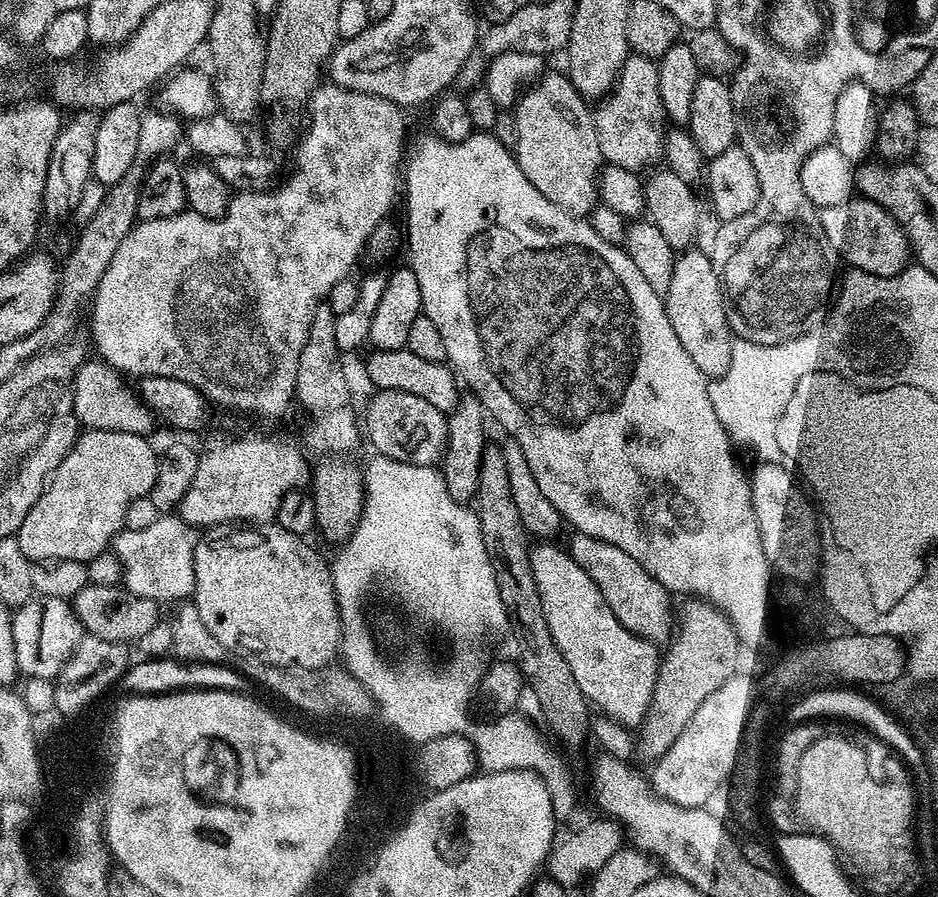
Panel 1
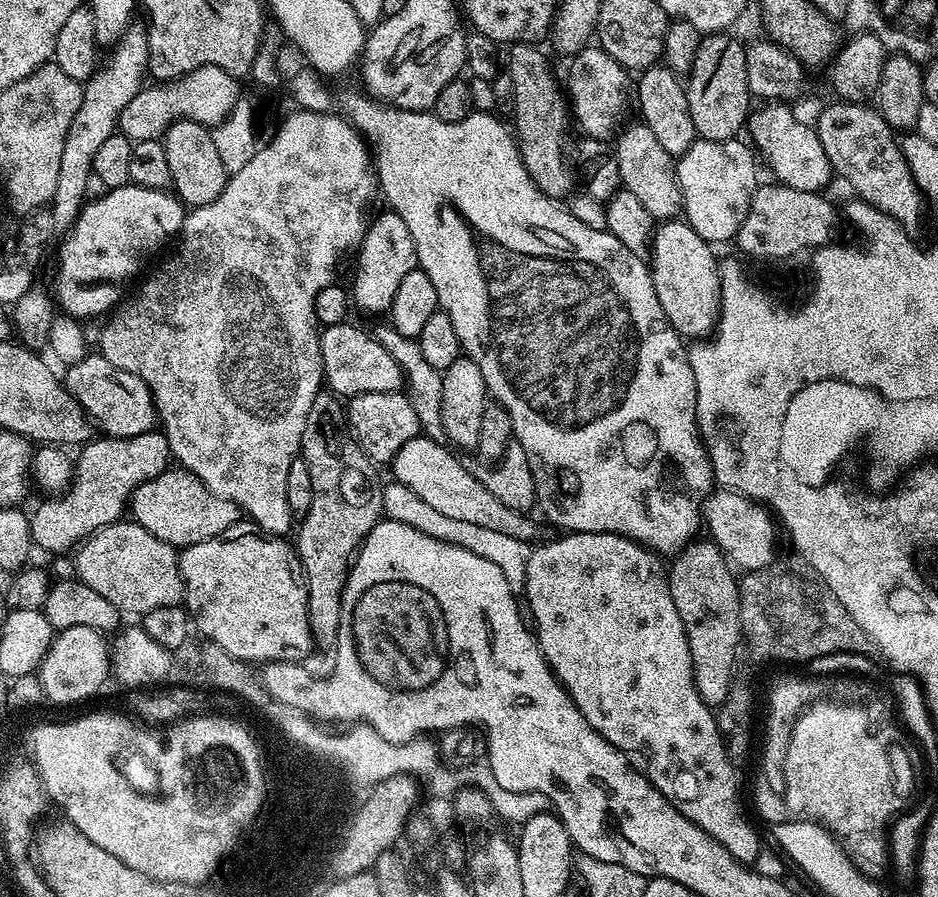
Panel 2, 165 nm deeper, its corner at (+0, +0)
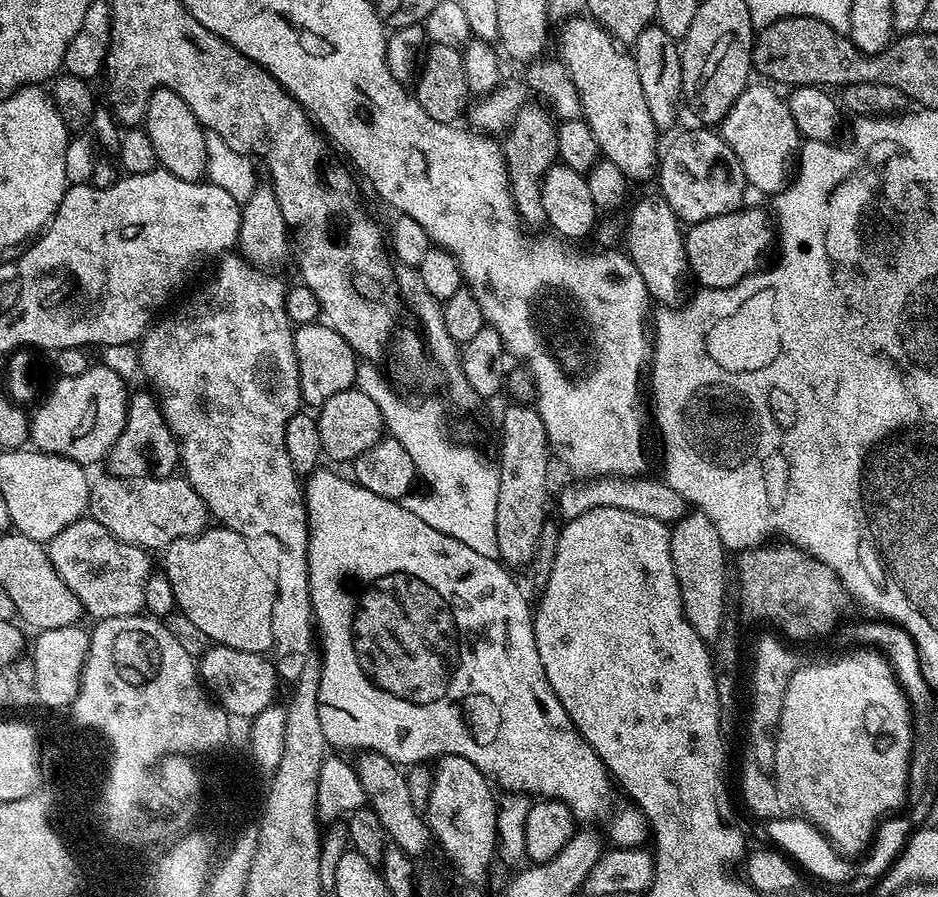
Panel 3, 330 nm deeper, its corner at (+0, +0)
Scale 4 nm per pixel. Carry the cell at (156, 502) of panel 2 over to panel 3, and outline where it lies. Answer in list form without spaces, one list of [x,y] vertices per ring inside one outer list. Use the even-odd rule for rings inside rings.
[[[104,474],[101,480],[93,479],[87,515],[106,526],[114,538],[145,550],[163,550],[178,538],[200,535],[210,524],[203,498],[189,486],[187,479],[176,474],[161,480],[153,476],[121,480],[111,474]]]

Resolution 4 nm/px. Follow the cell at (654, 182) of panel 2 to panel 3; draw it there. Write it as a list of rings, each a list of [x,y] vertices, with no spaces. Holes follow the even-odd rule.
[[[587,15],[565,20],[559,28],[558,59],[578,90],[582,118],[594,130],[594,142],[598,142],[601,157],[614,162],[629,181],[648,180],[651,176],[653,179],[662,152],[659,147],[656,149],[658,130],[654,118],[650,118],[646,94],[642,94],[635,60],[602,25]]]

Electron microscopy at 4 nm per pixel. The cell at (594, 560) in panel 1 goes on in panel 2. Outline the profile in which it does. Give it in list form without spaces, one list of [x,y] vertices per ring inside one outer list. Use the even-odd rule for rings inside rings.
[[[427,434],[415,436],[392,459],[391,479],[401,484],[405,492],[413,492],[421,502],[430,506],[432,512],[440,516],[482,526],[509,540],[532,542],[536,536],[536,524],[531,520],[531,515],[510,510],[510,506],[502,506],[502,502],[498,502],[498,498],[494,498],[494,494],[482,486],[475,471],[471,467],[468,469],[455,454],[451,447],[445,446],[439,439]]]

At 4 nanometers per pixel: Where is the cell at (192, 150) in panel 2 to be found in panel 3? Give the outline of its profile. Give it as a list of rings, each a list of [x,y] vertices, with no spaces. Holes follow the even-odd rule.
[[[155,88],[150,94],[146,114],[142,121],[144,131],[150,134],[150,143],[154,145],[156,163],[164,171],[182,178],[186,182],[203,181],[208,171],[208,136],[200,119],[169,88]]]

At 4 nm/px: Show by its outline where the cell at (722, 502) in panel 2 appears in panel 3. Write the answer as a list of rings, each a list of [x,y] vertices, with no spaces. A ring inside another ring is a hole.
[[[597,476],[595,478],[585,479],[583,482],[572,482],[576,484],[568,484],[560,492],[560,497],[555,497],[554,508],[560,511],[561,521],[567,522],[578,518],[582,514],[586,514],[595,508],[617,508],[618,510],[626,510],[634,514],[642,514],[646,518],[654,518],[658,522],[666,525],[673,525],[677,520],[684,517],[684,513],[689,511],[690,505],[687,500],[682,499],[678,494],[678,490],[670,490],[668,484],[663,479],[648,480],[649,478],[635,478],[633,476]]]

